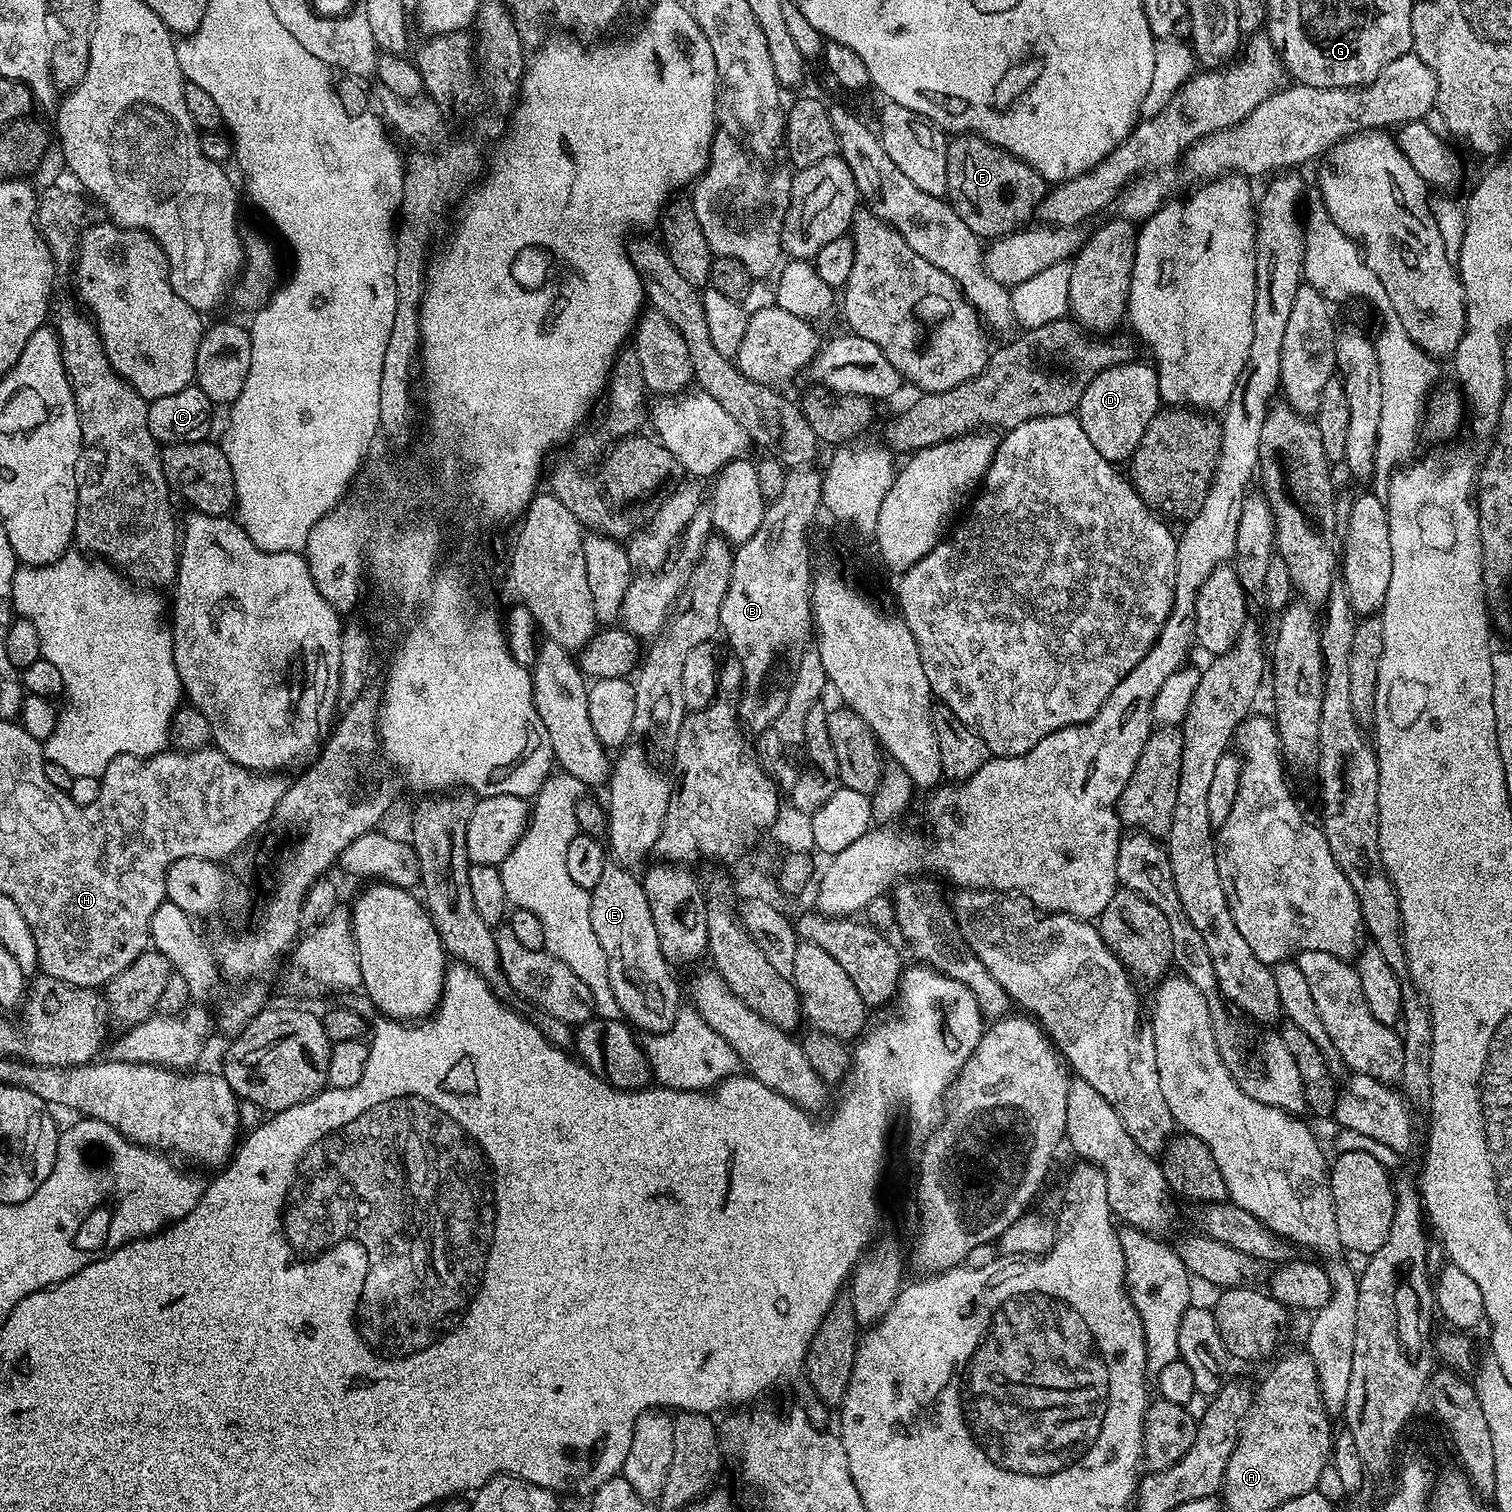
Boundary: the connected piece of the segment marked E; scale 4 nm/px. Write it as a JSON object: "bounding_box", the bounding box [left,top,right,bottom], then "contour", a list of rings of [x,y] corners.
{"bounding_box":[589,862,680,1035],"contour":[[[615,862],[603,868],[598,885],[589,893],[590,922],[606,954],[607,977],[623,1017],[639,1031],[656,1035],[672,1028],[679,1016],[680,992],[670,962],[662,954],[643,883],[629,872]]]}

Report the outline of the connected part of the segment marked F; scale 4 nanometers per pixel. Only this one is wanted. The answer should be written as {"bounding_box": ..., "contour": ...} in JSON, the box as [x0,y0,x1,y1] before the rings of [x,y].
{"bounding_box":[946,134,1050,238],"contour":[[[956,134],[947,141],[946,154],[946,182],[948,183],[948,190],[946,199],[951,204],[953,210],[958,214],[958,218],[962,218],[962,222],[966,222],[966,226],[970,226],[970,230],[974,230],[974,234],[981,238],[995,238],[997,236],[1009,236],[1012,232],[1019,232],[1021,228],[1025,227],[1029,223],[1028,220],[1031,216],[1037,215],[1040,203],[1048,195],[1050,188],[1041,176],[1032,169],[1031,166],[1025,161],[1020,160],[1014,154],[1010,154],[1006,150],[1002,150],[998,146],[994,146],[988,140],[983,140],[980,136],[974,136],[971,134]]]}

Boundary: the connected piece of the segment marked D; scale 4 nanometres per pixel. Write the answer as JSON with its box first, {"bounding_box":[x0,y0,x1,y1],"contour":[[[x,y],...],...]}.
{"bounding_box":[1078,363,1162,462],"contour":[[[1140,363],[1119,364],[1102,370],[1102,374],[1095,376],[1090,386],[1086,386],[1086,394],[1082,394],[1078,409],[1082,430],[1086,430],[1086,438],[1090,438],[1094,450],[1113,462],[1124,462],[1132,457],[1146,426],[1162,408],[1156,369],[1151,363]]]}

